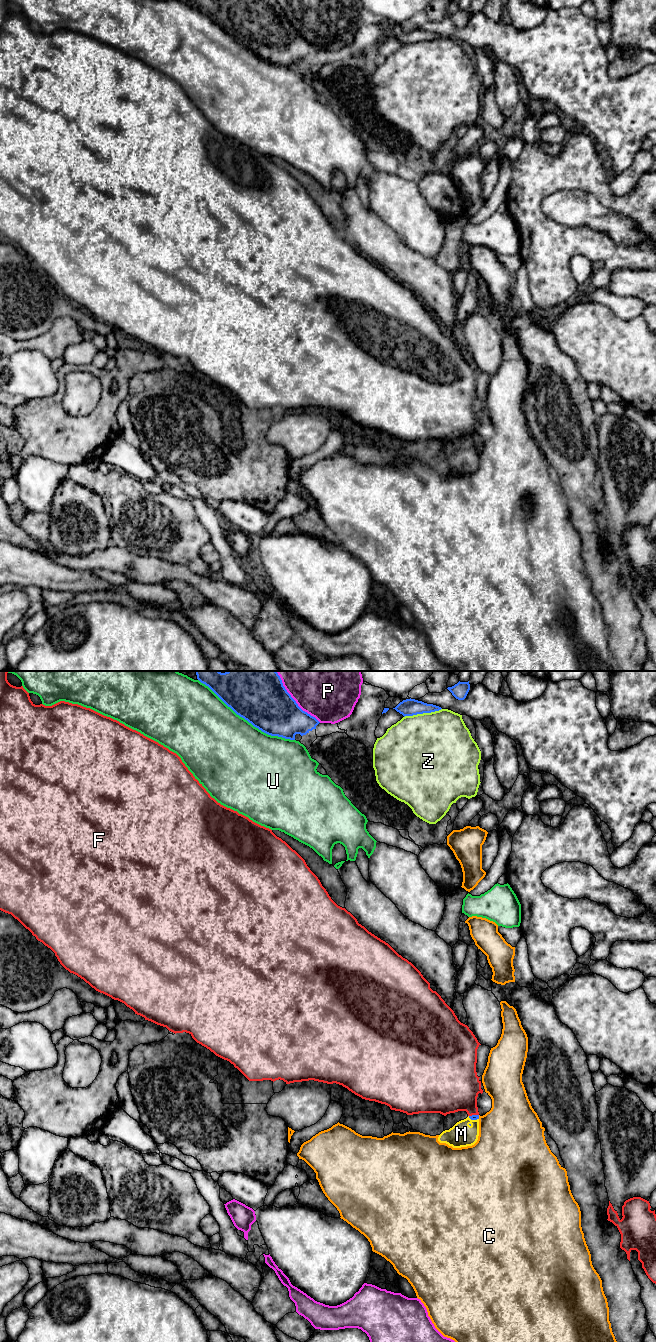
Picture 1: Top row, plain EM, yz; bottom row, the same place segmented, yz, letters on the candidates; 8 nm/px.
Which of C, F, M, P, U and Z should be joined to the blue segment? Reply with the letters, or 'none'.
M

